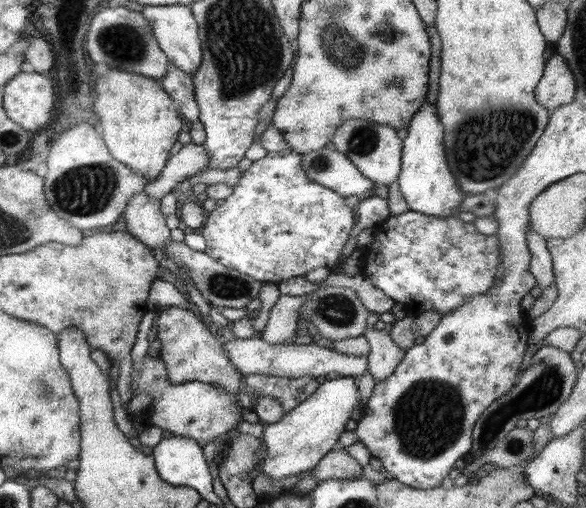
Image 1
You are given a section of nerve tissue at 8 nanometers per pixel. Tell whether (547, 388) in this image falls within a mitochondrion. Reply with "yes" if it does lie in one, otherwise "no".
yes

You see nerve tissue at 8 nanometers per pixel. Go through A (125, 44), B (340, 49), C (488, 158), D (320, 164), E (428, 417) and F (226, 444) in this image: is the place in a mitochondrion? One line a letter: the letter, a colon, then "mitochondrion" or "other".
A: mitochondrion
B: mitochondrion
C: mitochondrion
D: mitochondrion
E: mitochondrion
F: other

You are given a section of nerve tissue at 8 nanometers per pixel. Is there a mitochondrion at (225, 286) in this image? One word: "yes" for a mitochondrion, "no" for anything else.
yes

